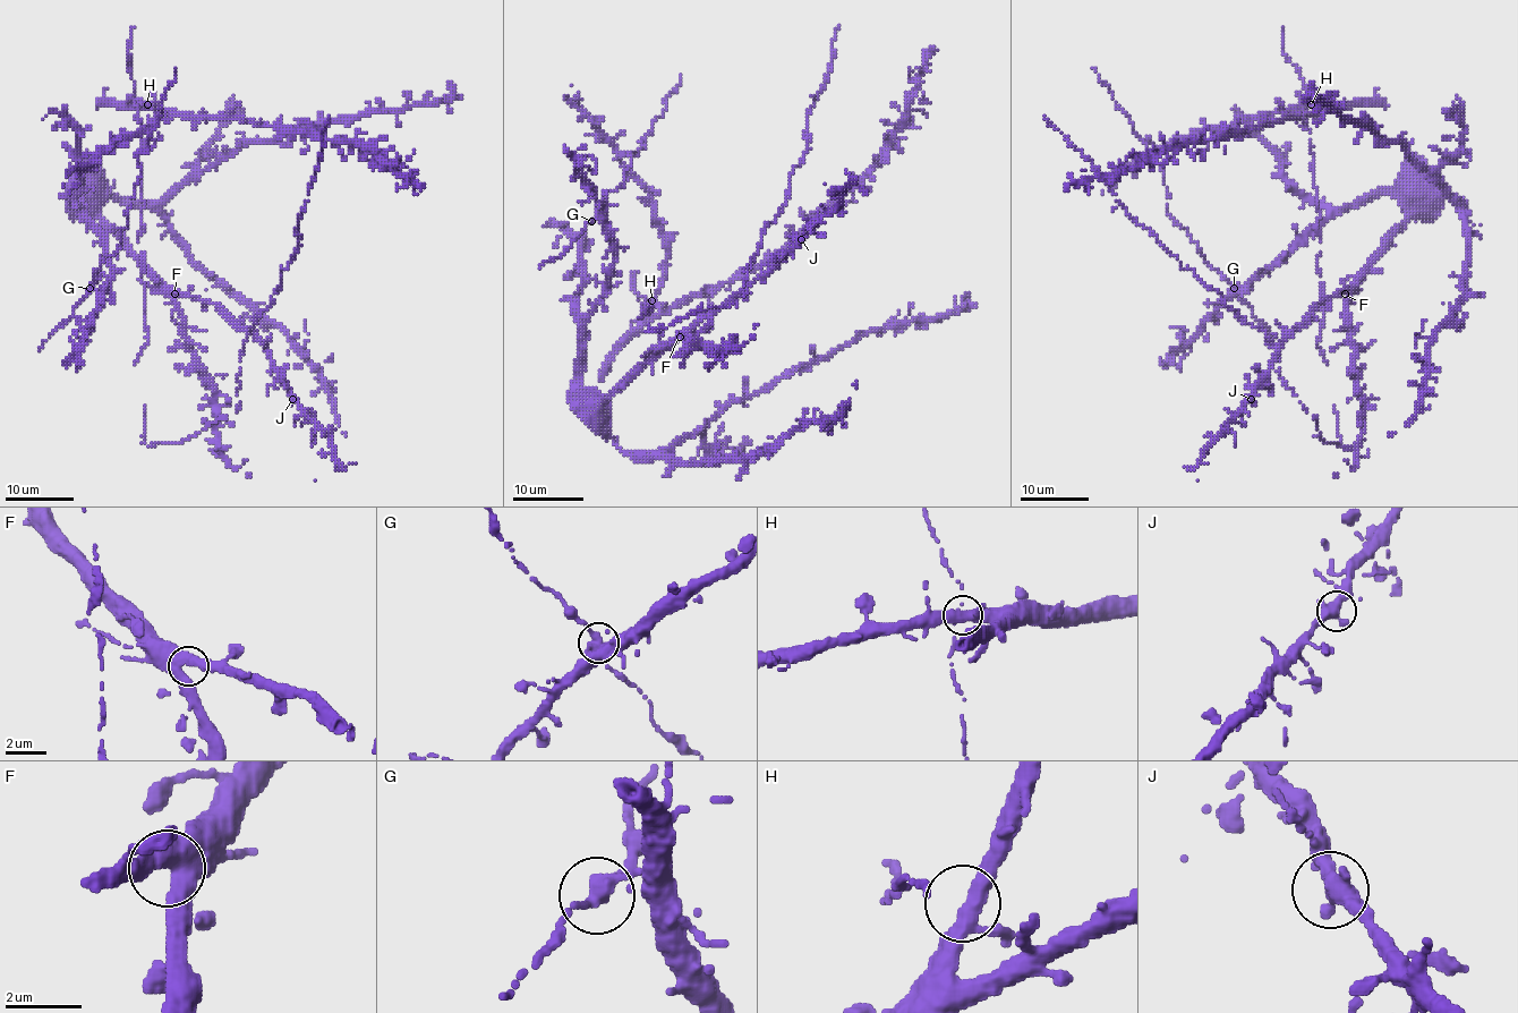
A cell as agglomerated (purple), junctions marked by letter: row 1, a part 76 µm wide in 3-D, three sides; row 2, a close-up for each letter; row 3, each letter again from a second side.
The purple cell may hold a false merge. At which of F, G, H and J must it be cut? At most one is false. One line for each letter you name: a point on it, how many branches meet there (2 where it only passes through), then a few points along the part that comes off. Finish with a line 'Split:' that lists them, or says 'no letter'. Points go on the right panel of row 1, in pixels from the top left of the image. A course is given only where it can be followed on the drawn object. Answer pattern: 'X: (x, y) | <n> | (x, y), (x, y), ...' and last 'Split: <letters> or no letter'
Split: no letter

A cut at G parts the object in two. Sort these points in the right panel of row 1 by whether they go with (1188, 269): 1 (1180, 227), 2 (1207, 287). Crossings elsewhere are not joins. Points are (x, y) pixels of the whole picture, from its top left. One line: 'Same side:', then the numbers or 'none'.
Same side: 2

